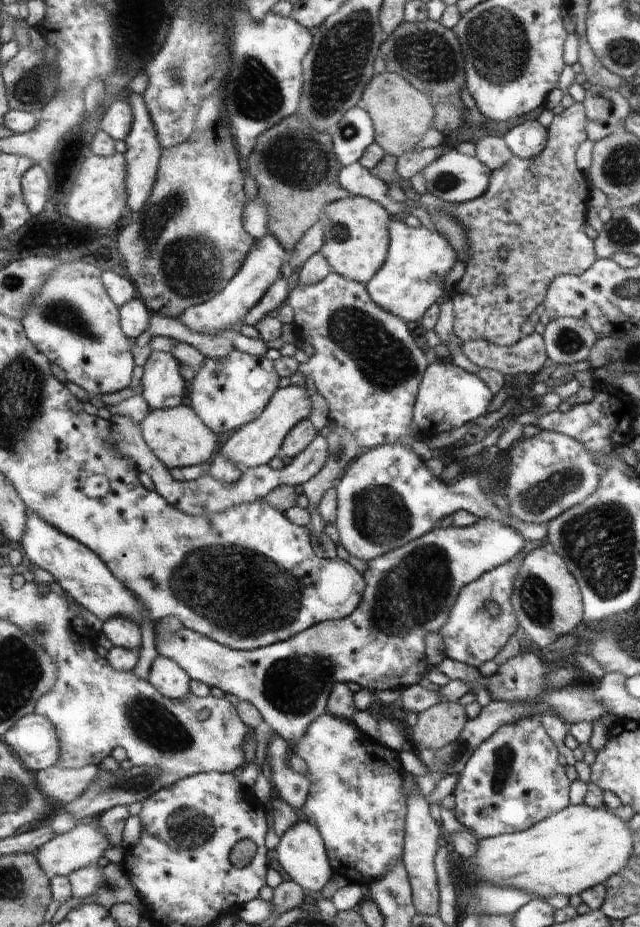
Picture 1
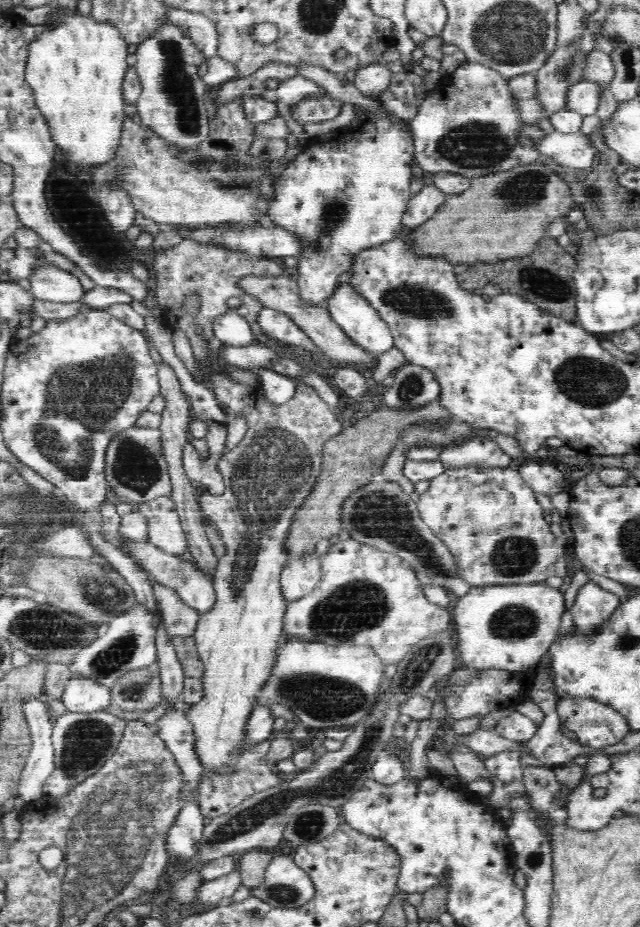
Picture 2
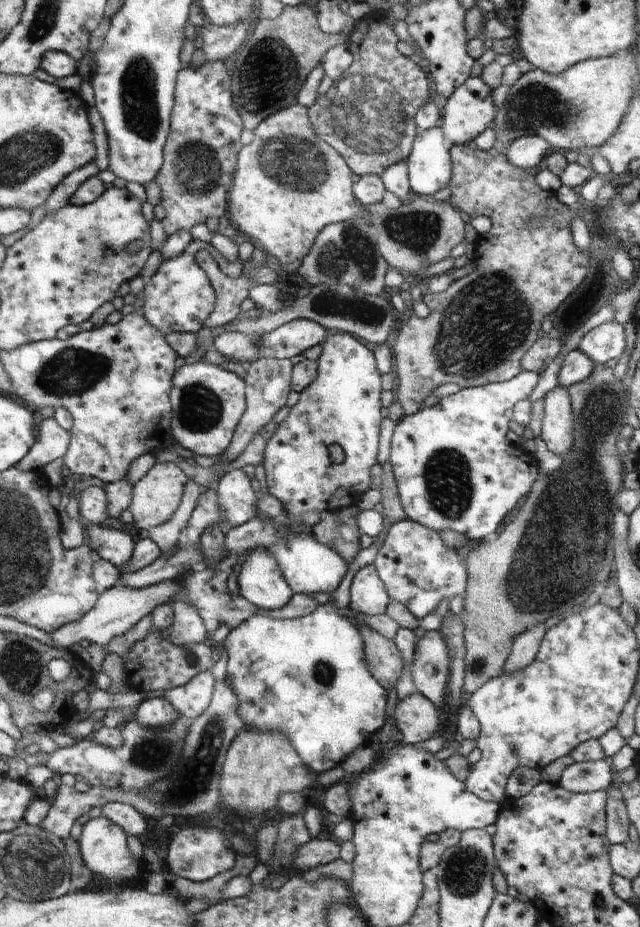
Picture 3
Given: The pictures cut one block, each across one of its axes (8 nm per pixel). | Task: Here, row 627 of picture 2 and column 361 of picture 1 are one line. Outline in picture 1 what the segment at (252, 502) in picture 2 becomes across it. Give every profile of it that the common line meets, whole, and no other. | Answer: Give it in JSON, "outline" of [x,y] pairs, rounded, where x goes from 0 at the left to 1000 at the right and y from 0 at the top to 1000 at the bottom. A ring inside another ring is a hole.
{"outline":[[[547,210],[509,222],[502,235],[506,235],[502,271],[503,276],[513,280],[517,293],[567,307],[581,302],[606,274],[606,242],[613,236],[608,228],[578,214]]]}

